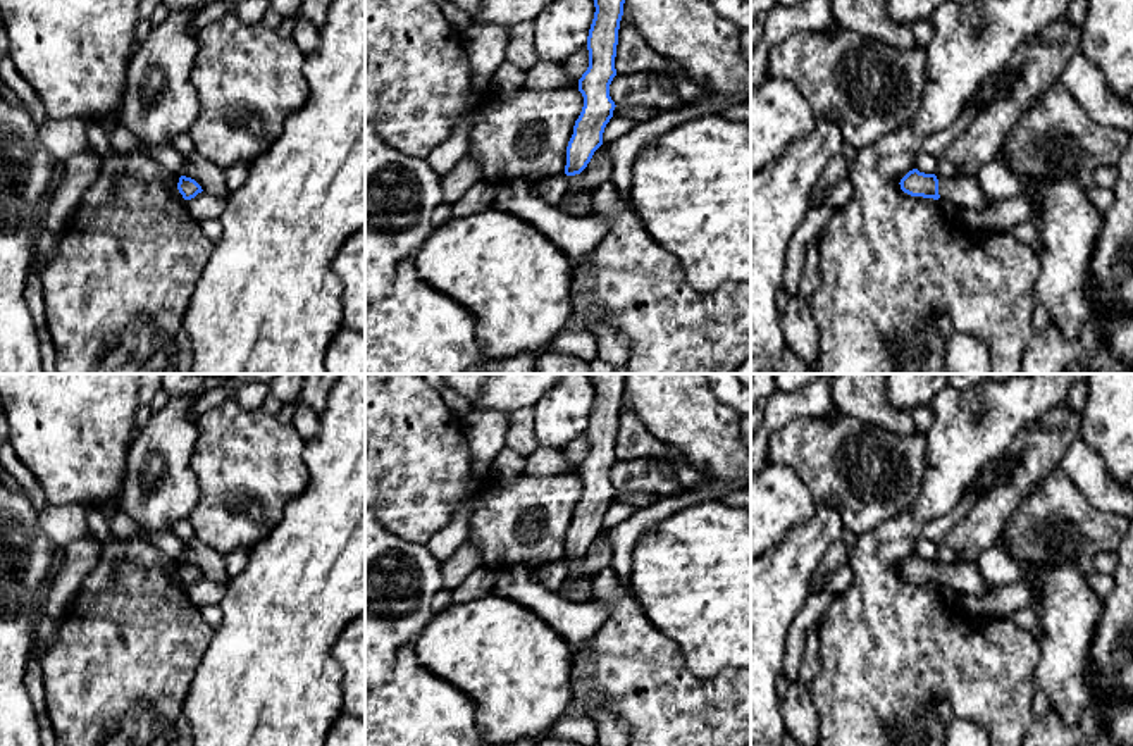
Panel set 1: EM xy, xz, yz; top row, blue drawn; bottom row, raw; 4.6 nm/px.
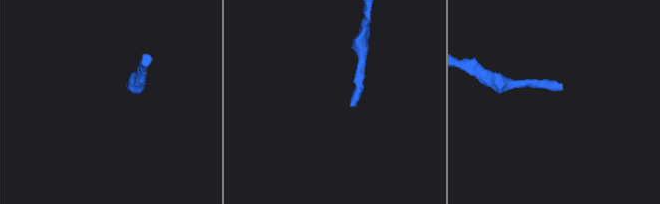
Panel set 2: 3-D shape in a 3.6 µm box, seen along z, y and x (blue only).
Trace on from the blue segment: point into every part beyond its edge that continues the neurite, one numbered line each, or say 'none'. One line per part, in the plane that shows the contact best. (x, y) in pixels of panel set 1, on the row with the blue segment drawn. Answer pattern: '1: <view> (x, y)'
1: yz (965, 193)

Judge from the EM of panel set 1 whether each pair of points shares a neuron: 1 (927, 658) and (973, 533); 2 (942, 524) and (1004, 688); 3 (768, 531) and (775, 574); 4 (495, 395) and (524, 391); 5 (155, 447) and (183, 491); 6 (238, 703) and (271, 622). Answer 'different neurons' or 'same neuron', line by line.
1: different neurons
2: different neurons
3: different neurons
4: same neuron
5: same neuron
6: same neuron

